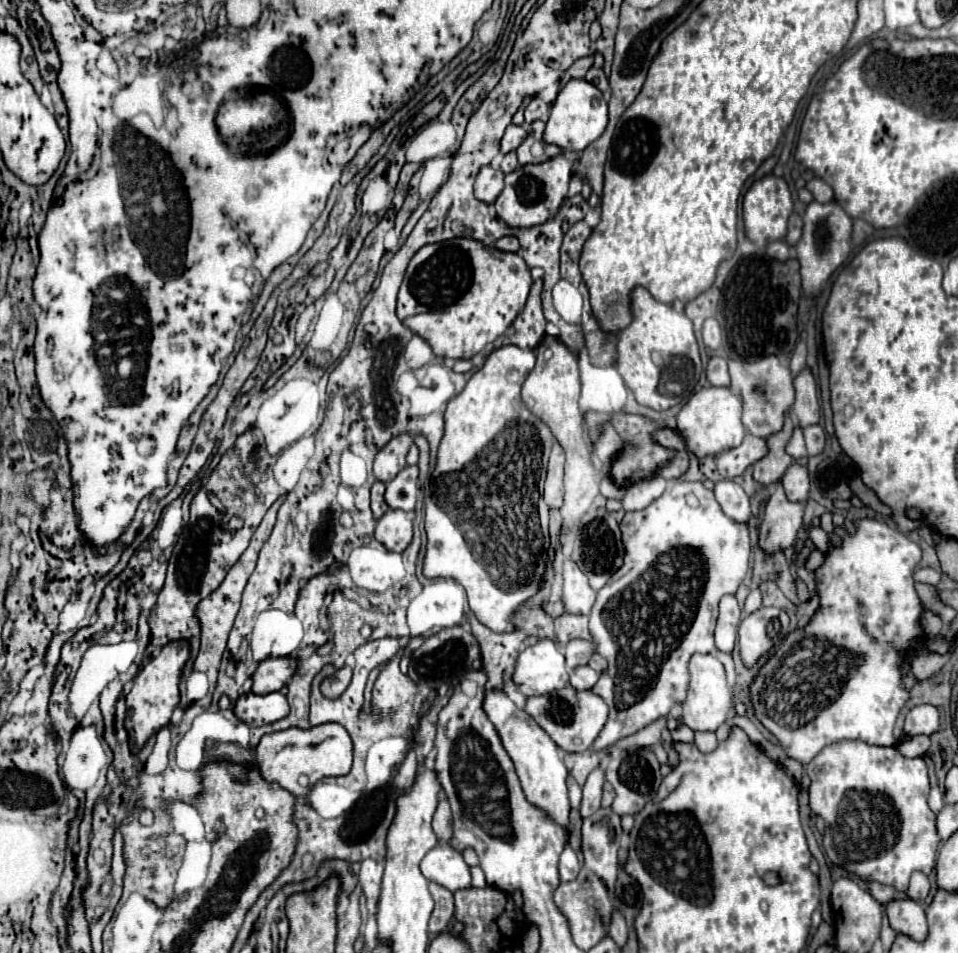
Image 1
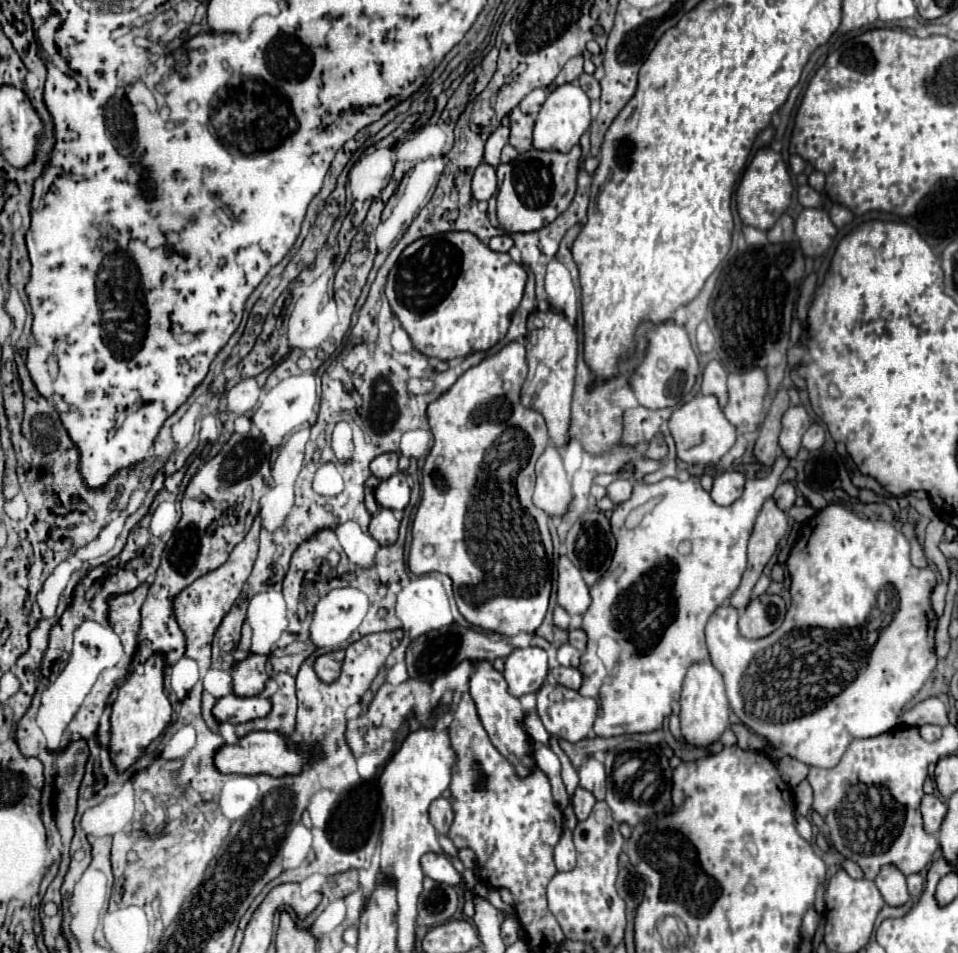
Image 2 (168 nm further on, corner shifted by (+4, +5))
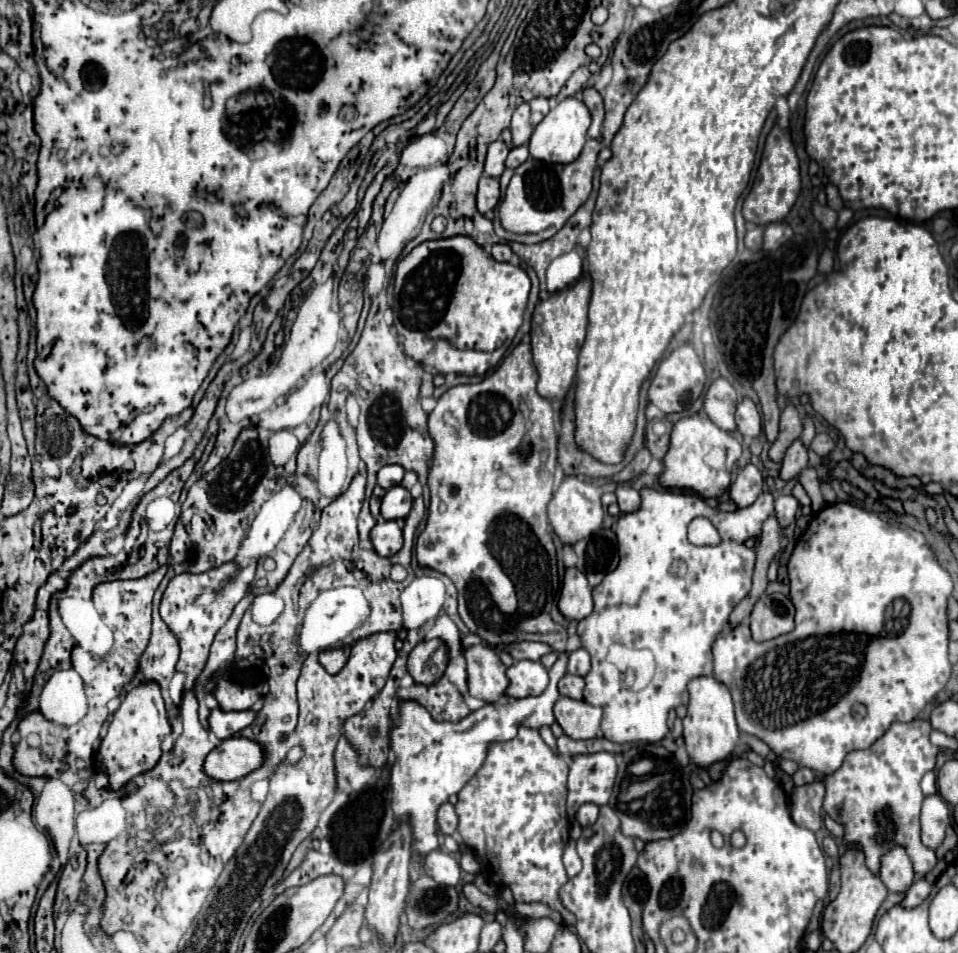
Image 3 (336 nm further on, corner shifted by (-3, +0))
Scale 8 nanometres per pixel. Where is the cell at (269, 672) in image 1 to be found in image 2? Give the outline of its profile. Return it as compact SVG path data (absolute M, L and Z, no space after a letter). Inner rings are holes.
M249 655L239 661L233 671L233 693L241 697L259 695L269 681L267 675L267 657L265 655Z

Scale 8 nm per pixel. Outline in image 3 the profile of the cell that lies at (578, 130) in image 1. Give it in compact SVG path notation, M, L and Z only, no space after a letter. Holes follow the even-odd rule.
M576 96L562 100L554 110L546 114L546 118L534 128L534 134L530 138L530 158L550 162L550 164L570 164L574 162L586 142L586 130L590 126L590 112L584 106L584 102Z

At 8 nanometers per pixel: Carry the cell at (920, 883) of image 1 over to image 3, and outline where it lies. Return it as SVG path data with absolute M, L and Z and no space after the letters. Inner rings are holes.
M918 878L918 880L908 888L904 900L902 900L898 906L900 906L900 908L916 908L920 902L924 902L924 900L928 898L930 890L932 890L932 886L930 886L924 878Z

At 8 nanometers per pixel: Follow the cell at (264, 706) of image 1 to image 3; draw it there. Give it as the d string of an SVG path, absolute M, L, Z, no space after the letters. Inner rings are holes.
M214 708L208 716L208 726L210 730L216 734L216 738L226 740L230 736L234 736L236 732L240 732L242 728L250 726L254 720L254 712L252 710L242 710L242 712L222 712L220 708Z

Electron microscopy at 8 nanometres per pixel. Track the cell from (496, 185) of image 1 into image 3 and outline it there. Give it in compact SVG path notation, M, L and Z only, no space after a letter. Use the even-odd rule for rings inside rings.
M484 174L484 176L480 178L480 184L478 184L478 196L476 196L478 212L480 212L480 214L492 212L494 206L498 204L498 200L500 200L500 184L498 184L498 180Z

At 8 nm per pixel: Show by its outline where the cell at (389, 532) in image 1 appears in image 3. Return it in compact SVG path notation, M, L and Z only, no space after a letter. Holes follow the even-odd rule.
M394 520L378 522L370 532L370 540L378 556L394 556L402 548L402 530Z

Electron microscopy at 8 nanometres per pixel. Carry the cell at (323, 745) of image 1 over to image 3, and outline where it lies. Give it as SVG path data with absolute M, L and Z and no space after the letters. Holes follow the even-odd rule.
M232 736L208 754L208 758L204 760L204 772L212 780L220 782L238 780L260 768L262 760L264 752L258 742L242 736Z

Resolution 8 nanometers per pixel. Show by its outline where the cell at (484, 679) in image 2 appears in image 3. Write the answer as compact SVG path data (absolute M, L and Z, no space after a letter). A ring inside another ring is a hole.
M476 644L464 648L464 660L470 696L486 702L496 702L500 696L504 696L508 686L506 666L490 646Z

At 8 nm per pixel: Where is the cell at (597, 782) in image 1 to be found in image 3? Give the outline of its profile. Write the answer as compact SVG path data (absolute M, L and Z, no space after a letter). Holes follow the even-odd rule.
M584 804L576 812L576 820L580 822L582 828L592 826L596 822L596 818L598 818L598 806L596 804Z

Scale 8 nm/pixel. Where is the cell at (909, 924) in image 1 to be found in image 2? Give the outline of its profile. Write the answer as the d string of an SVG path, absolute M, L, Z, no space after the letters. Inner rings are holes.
M891 865L881 869L881 873L875 879L875 885L881 891L885 903L891 905L891 907L901 907L901 905L905 905L909 901L905 875L899 869L891 867Z

